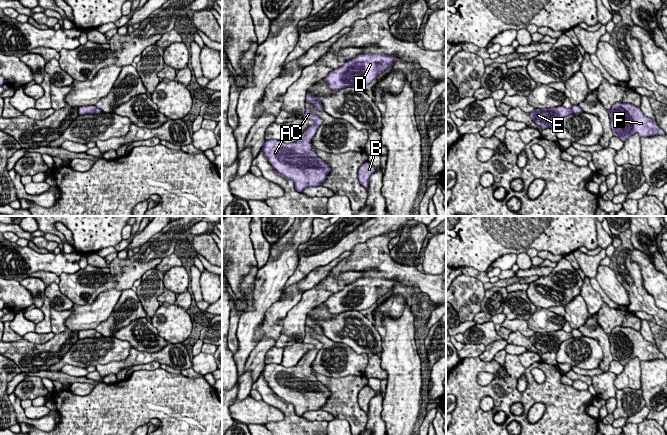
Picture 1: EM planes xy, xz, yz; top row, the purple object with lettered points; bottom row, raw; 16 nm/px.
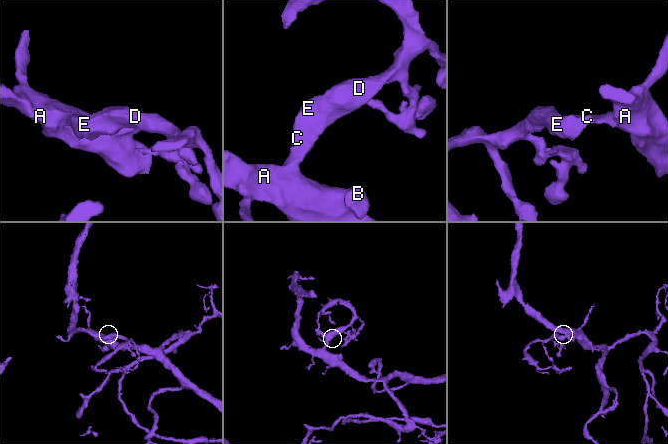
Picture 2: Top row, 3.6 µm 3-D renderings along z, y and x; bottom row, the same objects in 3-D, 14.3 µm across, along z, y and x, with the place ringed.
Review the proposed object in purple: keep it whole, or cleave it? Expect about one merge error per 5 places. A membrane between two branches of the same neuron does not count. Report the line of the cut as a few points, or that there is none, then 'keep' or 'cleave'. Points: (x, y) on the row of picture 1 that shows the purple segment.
no cut; keep

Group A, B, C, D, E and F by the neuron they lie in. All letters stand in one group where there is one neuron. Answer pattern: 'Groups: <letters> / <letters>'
Groups: A B C D E F

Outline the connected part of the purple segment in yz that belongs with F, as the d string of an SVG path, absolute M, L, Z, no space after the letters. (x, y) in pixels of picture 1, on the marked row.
M616 102L608 114L613 135L623 142L635 133L640 137L666 135L656 121L645 116L640 107L633 104Z

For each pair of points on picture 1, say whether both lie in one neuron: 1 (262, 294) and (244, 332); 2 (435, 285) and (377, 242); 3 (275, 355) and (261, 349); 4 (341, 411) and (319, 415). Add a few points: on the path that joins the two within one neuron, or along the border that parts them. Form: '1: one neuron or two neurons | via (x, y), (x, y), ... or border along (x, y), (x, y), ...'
1: one neuron | via (262, 303), (258, 314), (249, 323)
2: one neuron | via (418, 279), (396, 271), (384, 259)
3: two neurons | border along (274, 346), (266, 353), (264, 363)
4: two neurons | border along (320, 409), (329, 412), (334, 417)

